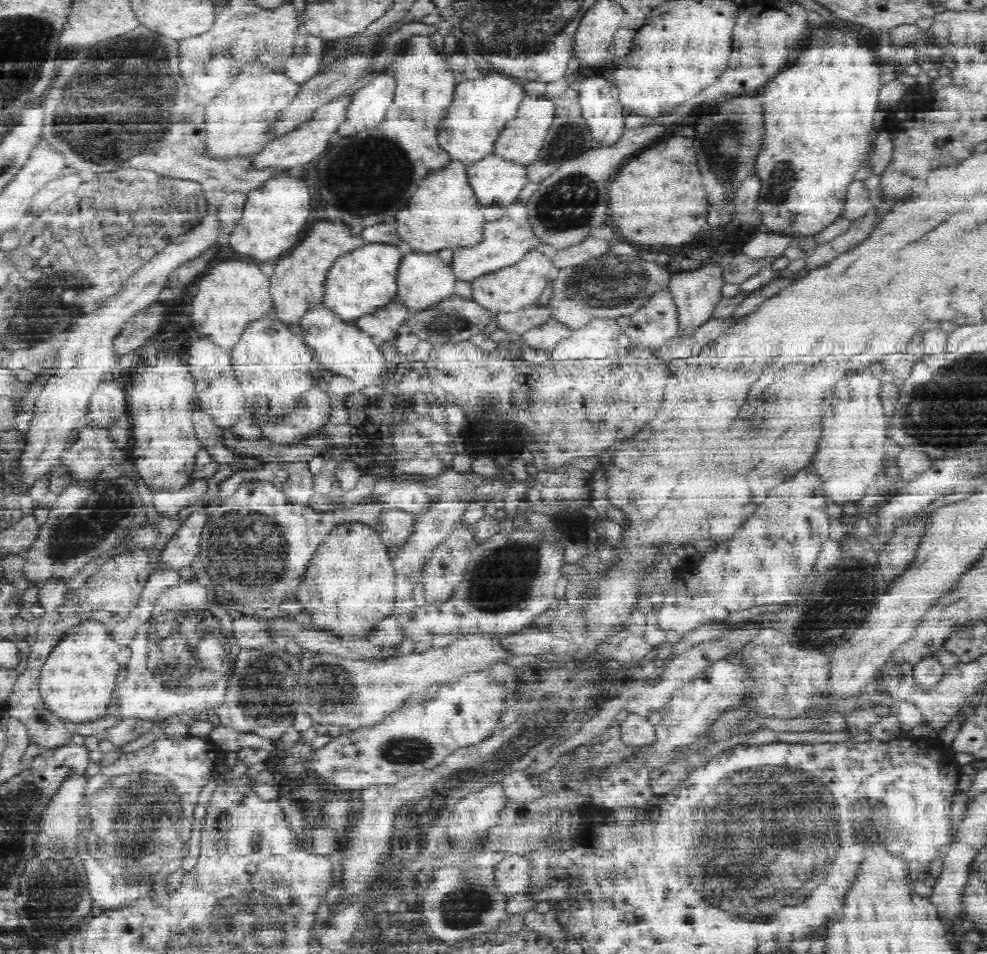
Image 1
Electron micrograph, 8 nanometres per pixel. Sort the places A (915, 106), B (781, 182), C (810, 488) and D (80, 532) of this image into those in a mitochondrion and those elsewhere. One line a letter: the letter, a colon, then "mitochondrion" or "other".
A: other
B: mitochondrion
C: other
D: mitochondrion

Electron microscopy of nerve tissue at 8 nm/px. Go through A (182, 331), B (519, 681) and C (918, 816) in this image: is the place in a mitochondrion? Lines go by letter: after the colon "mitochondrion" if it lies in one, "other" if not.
A: other
B: other
C: other

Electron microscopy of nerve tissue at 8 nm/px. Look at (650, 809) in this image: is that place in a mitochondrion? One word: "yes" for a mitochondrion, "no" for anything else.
no

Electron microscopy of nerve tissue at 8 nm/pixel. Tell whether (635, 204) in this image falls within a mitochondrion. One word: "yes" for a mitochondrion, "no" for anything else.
no

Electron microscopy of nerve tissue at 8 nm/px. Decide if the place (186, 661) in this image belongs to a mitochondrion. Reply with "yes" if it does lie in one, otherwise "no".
yes

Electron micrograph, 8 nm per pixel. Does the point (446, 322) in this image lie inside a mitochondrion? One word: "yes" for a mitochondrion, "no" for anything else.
yes

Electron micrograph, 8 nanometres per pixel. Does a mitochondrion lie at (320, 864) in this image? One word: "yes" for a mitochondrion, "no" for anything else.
no

